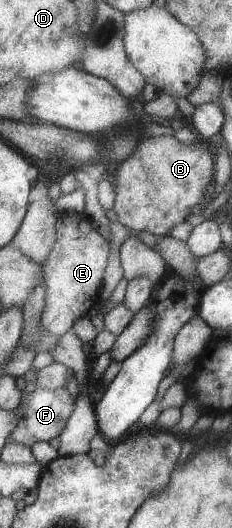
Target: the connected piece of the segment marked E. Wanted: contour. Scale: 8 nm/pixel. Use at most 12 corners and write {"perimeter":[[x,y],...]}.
{"perimeter":[[60,215],[41,327],[63,338],[101,303],[110,243]]}

